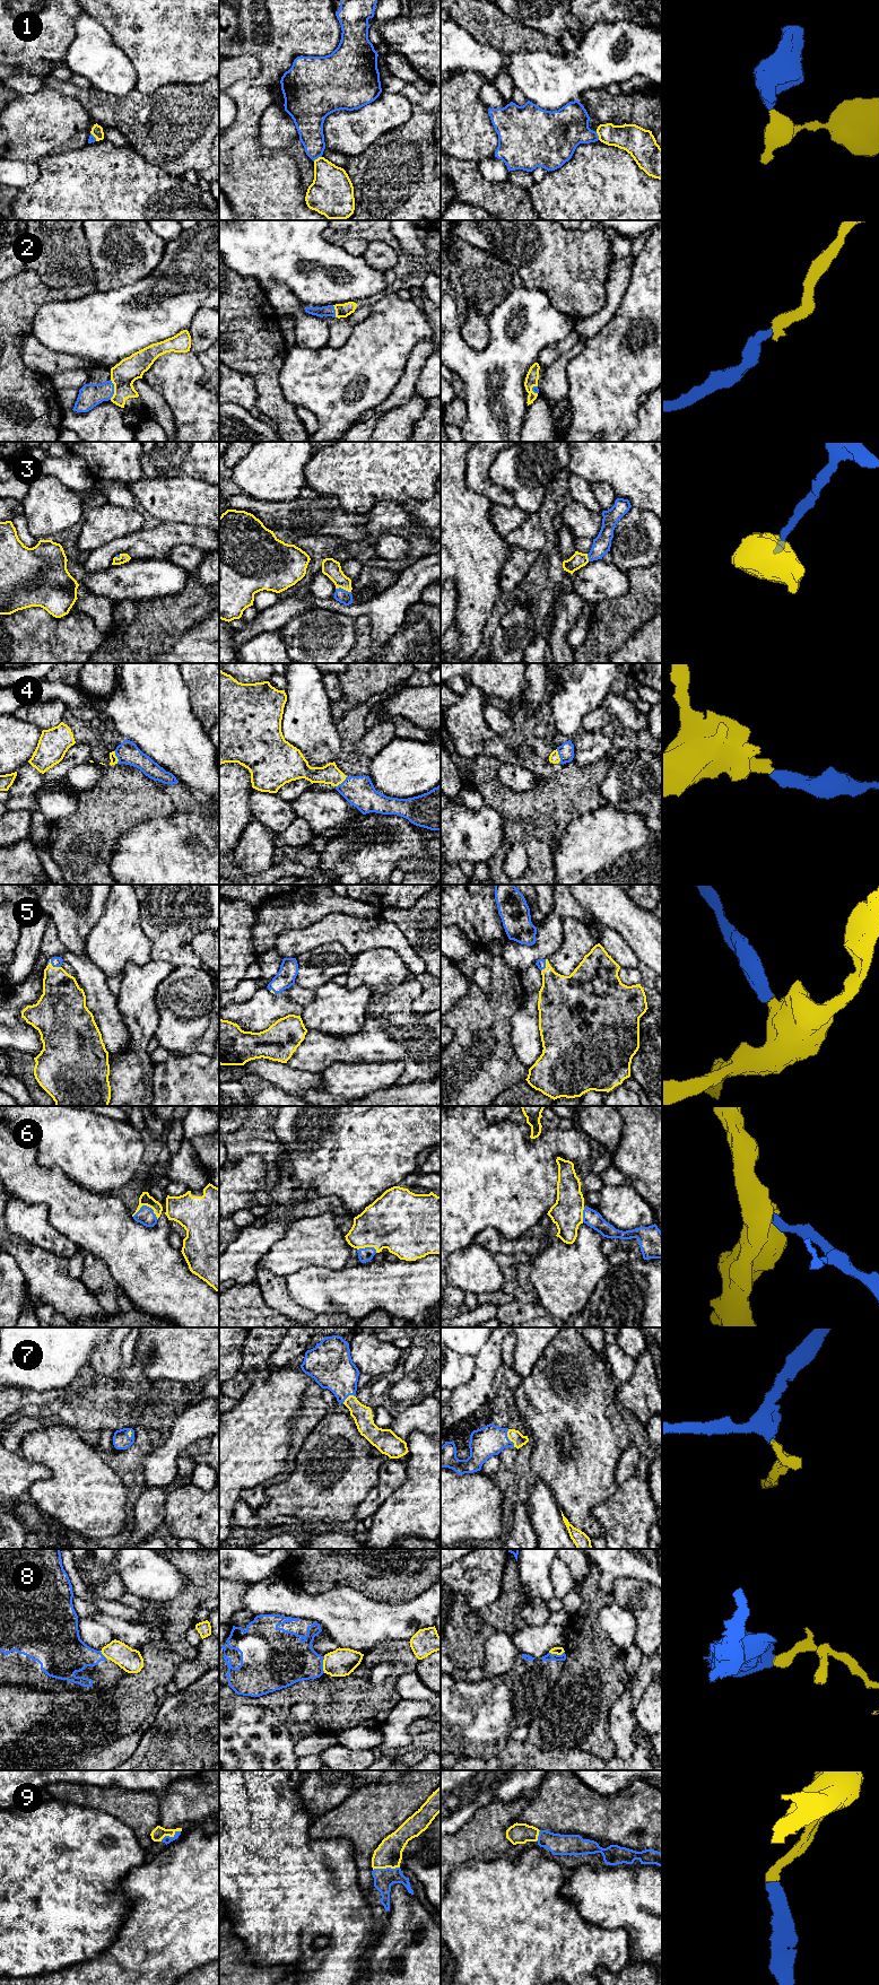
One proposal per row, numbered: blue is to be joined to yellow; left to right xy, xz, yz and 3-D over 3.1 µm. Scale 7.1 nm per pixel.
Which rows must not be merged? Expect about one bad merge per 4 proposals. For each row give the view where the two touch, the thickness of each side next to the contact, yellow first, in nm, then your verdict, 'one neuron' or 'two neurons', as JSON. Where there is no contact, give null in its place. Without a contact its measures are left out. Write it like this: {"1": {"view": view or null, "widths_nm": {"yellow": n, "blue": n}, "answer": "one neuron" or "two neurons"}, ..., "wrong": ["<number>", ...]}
{"1": {"view": "xz", "widths_nm": {"yellow": 300, "blue": 190}, "answer": "two neurons"}, "2": {"view": "xy", "widths_nm": {"yellow": 180, "blue": 160}, "answer": "one neuron"}, "3": {"view": "xz", "widths_nm": {"yellow": 130, "blue": 100}, "answer": "one neuron"}, "4": {"view": "yz", "widths_nm": {"yellow": 70, "blue": 110}, "answer": "one neuron"}, "5": {"view": "xy", "widths_nm": {"yellow": 300, "blue": 80}, "answer": "one neuron"}, "6": {"view": "xy", "widths_nm": {"yellow": 90, "blue": 120}, "answer": "one neuron"}, "7": {"view": "yz", "widths_nm": {"yellow": 90, "blue": 220}, "answer": "one neuron"}, "8": {"view": "xz", "widths_nm": {"yellow": 200, "blue": 320}, "answer": "two neurons"}, "9": {"view": "xz", "widths_nm": {"yellow": 190, "blue": 140}, "answer": "one neuron"}, "wrong": ["1", "8"]}

